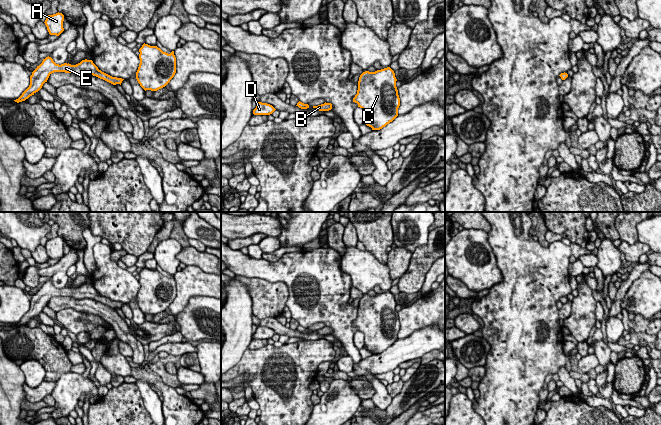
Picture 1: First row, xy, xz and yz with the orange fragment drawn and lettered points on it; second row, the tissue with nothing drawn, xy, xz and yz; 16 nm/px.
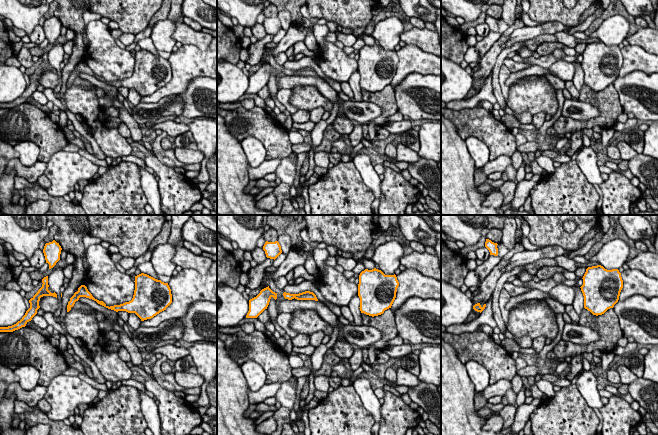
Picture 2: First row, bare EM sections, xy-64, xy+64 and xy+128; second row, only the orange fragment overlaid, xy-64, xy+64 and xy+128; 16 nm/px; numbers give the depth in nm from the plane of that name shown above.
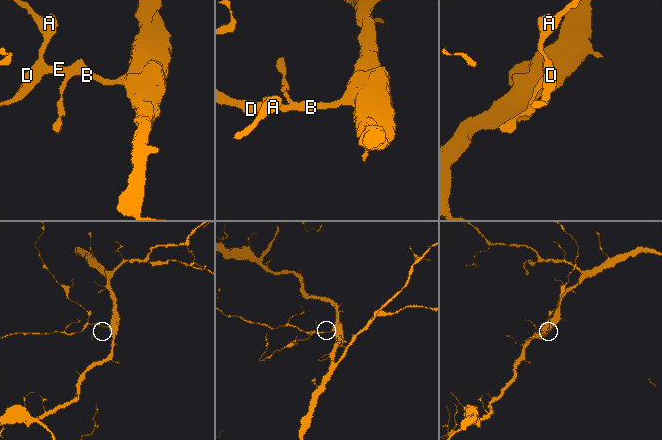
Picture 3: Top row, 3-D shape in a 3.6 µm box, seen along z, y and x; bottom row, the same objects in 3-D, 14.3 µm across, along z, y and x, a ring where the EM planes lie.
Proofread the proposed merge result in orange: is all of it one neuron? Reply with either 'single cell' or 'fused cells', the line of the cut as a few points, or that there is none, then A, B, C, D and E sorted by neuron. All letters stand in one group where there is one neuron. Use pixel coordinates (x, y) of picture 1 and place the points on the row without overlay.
single cell; cut none; groups A B C D E

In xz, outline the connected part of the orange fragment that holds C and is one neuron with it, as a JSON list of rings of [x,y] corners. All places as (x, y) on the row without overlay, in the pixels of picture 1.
[[[390,292],[363,296],[358,305],[353,326],[364,334],[365,347],[372,354],[380,354],[398,340],[400,322],[396,301]]]

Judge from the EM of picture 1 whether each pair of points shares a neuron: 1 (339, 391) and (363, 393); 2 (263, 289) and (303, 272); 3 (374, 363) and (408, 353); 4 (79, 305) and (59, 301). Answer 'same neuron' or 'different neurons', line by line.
1: different neurons
2: different neurons
3: same neuron
4: same neuron

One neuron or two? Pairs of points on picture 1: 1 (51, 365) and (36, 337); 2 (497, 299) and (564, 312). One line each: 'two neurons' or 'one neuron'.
1: one neuron
2: two neurons

